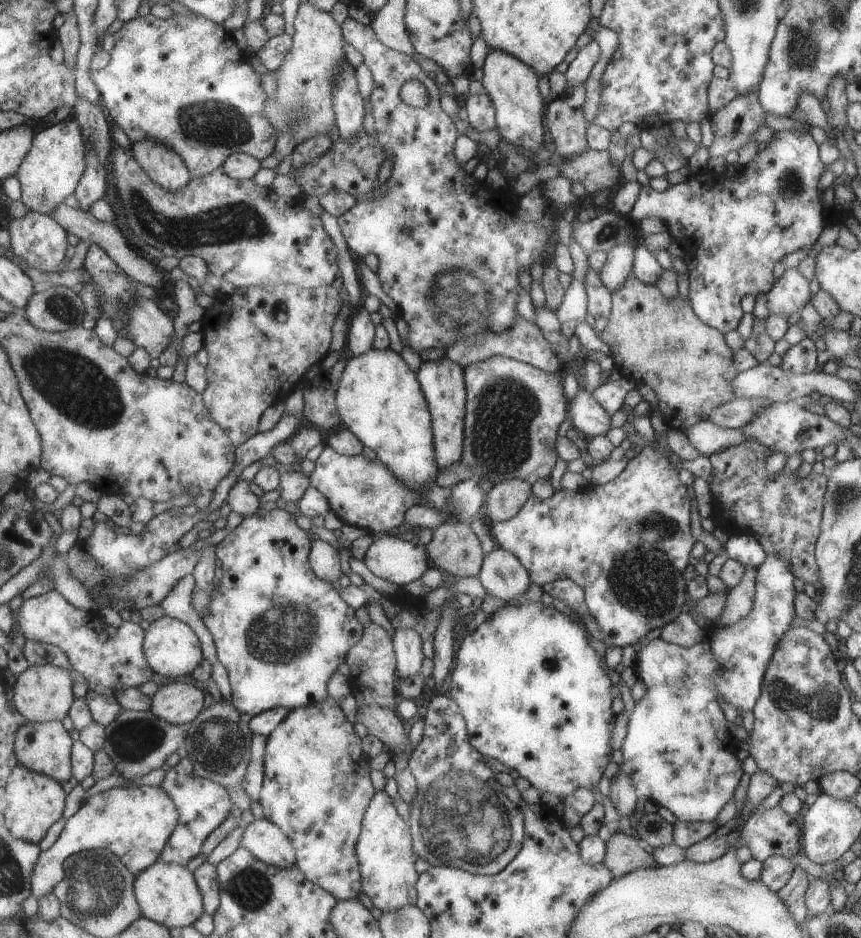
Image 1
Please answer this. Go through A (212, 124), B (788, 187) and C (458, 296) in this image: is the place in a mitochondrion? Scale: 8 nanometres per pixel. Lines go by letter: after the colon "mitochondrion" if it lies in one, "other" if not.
A: mitochondrion
B: mitochondrion
C: mitochondrion

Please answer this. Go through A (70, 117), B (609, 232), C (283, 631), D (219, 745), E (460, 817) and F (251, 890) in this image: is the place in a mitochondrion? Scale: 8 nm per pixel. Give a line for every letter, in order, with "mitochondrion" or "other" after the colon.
A: other
B: mitochondrion
C: mitochondrion
D: mitochondrion
E: mitochondrion
F: mitochondrion

